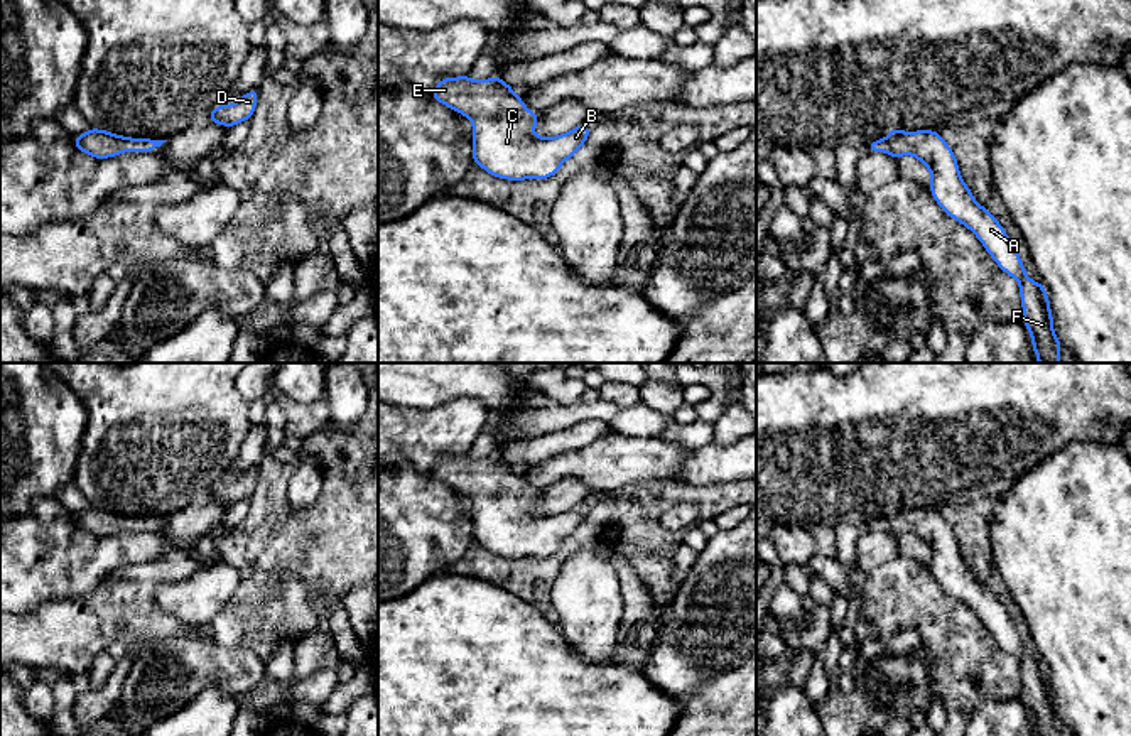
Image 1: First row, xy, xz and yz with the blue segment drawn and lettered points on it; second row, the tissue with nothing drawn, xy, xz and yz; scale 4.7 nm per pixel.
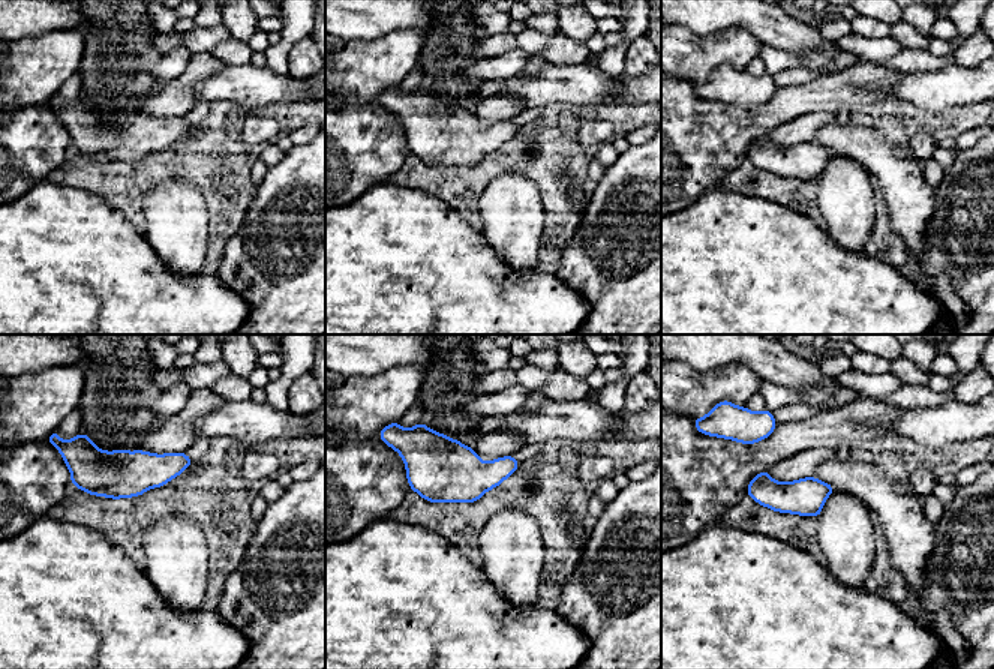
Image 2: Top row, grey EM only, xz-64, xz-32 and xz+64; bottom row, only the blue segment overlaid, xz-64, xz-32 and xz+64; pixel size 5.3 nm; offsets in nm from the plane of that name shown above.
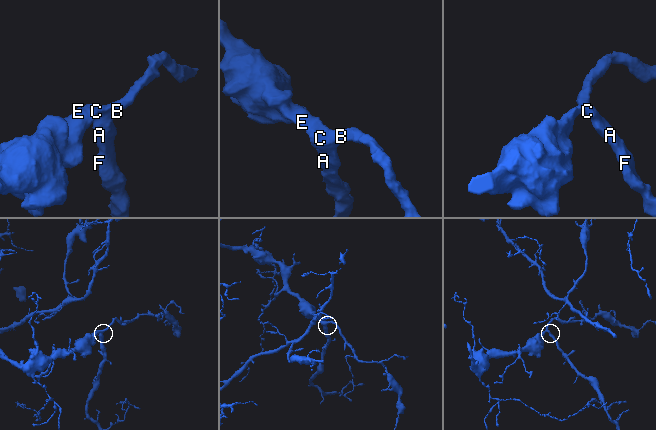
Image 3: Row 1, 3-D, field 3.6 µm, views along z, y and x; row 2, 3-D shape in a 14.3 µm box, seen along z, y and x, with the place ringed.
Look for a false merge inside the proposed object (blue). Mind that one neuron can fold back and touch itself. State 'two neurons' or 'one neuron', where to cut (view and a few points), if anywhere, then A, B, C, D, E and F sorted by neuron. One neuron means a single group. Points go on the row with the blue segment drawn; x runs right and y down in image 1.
one neuron; cut none; groups A B C D E F

